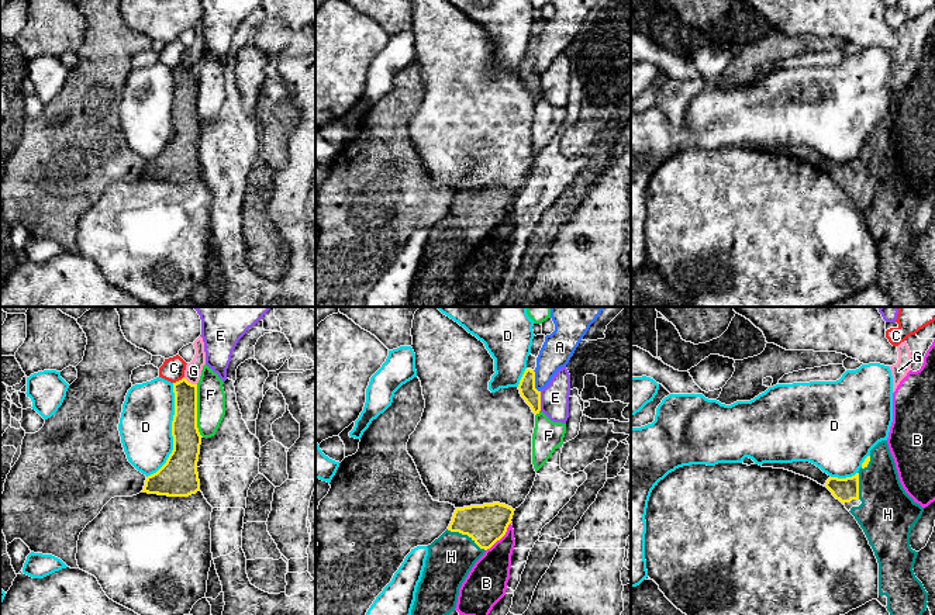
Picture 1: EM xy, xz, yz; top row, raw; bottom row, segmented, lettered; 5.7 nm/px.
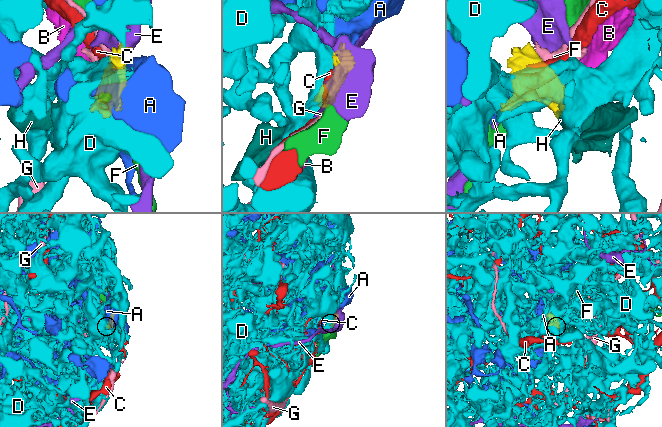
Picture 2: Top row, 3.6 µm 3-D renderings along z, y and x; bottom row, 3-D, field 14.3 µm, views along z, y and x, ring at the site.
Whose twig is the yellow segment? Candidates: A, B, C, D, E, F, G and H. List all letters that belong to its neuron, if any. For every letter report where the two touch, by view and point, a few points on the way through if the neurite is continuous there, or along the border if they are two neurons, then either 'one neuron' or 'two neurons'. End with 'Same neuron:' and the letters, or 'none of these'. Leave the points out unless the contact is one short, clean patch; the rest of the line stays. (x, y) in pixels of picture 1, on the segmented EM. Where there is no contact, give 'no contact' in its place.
A: xz (534, 382) | along xz (532, 370), (535, 387), (540, 391) | two neurons
B: xz (500, 538) | along xz (511, 522), (506, 532), (486, 550) | two neurons
C: xy (179, 380) | along xy (183, 376), (173, 383) | two neurons
D: xy (172, 432) | two neurons
E: xz (540, 401) | two neurons
F: xy (196, 410) | two neurons
G: xy (190, 383) | two neurons
H: xz (466, 534) | one neuron
Same neuron: H

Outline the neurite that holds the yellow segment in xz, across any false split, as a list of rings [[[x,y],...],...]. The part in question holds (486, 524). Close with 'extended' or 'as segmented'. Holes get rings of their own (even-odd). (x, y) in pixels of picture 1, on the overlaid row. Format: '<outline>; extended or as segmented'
[[[500,502],[456,508],[448,529],[428,545],[411,615],[449,615],[475,563],[500,540],[514,511]]]; extended

